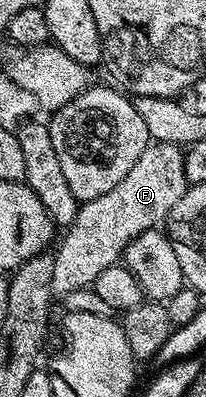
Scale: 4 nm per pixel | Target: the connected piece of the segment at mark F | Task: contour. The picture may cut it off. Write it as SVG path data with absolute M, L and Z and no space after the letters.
M173 143L148 144L144 153L137 159L132 169L107 193L93 201L80 204L77 217L65 229L66 235L59 249L54 252L53 280L50 282L51 293L54 298L62 299L71 292L86 289L94 284L97 276L102 270L116 266L122 255L132 243L143 232L154 230L166 222L166 217L172 211L173 205L177 203L187 191L189 186L184 175L183 156L184 150Z

